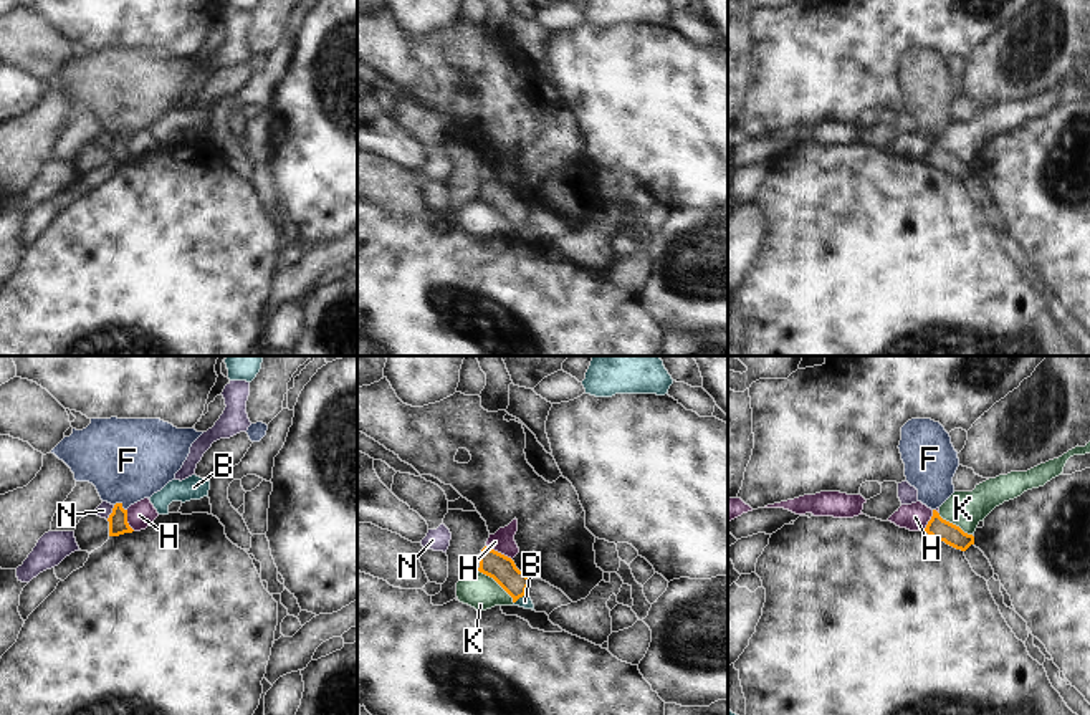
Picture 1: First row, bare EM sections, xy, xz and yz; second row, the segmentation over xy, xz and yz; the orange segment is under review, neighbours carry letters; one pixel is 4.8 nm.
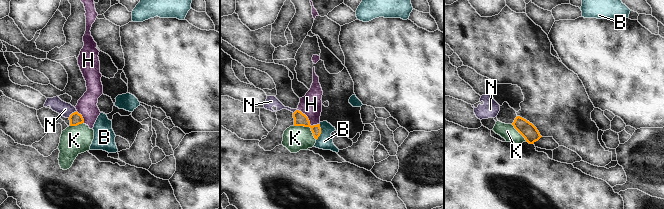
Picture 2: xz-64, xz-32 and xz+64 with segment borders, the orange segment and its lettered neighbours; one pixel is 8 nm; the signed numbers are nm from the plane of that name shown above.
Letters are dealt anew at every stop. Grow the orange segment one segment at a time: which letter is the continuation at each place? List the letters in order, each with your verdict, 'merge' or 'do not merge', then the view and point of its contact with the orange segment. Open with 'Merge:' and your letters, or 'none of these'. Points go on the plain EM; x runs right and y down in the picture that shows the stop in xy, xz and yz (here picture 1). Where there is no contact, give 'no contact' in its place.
Merge: F
B: do not merge | xz (521, 225)
F: merge | xy (121, 134)
H: do not merge | xz (500, 182)
K: do not merge | xz (498, 212)
N: do not merge | xy (113, 141)

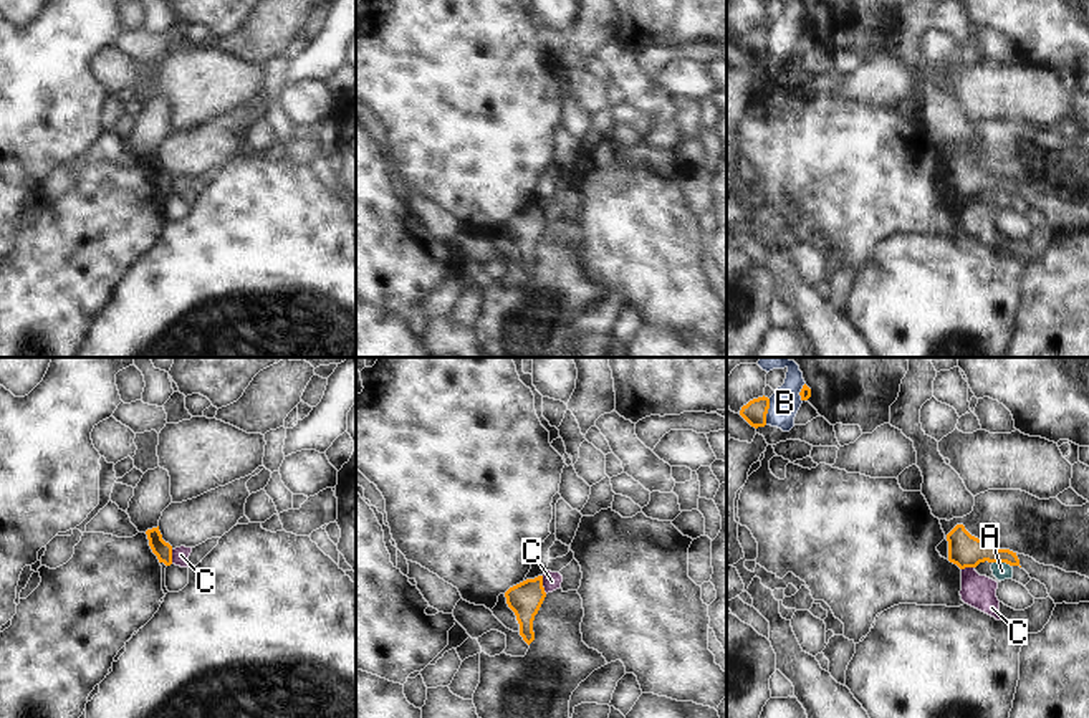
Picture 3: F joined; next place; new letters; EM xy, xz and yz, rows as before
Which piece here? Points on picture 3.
Merge: none of these
A: do not merge | yz (1002, 191)
B: do not merge | yz (767, 42)
C: do not merge | xz (542, 214)

